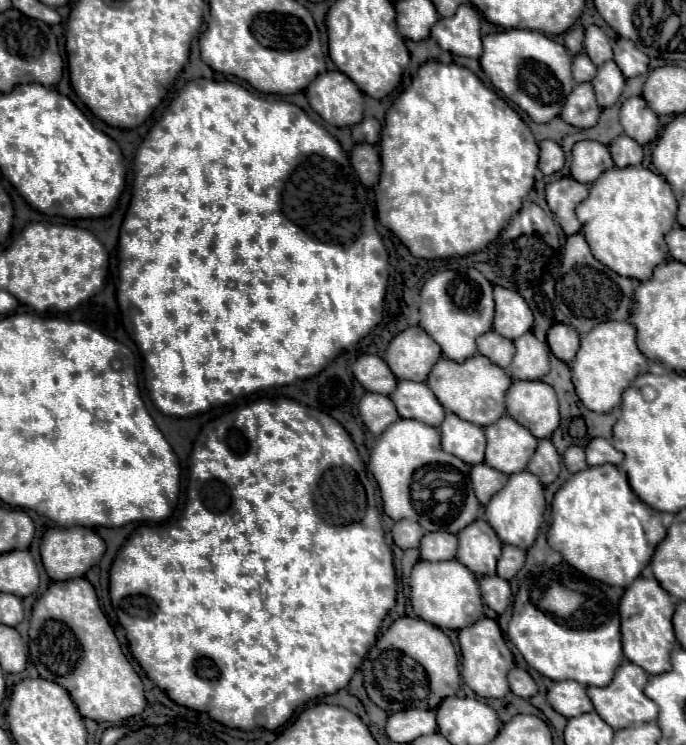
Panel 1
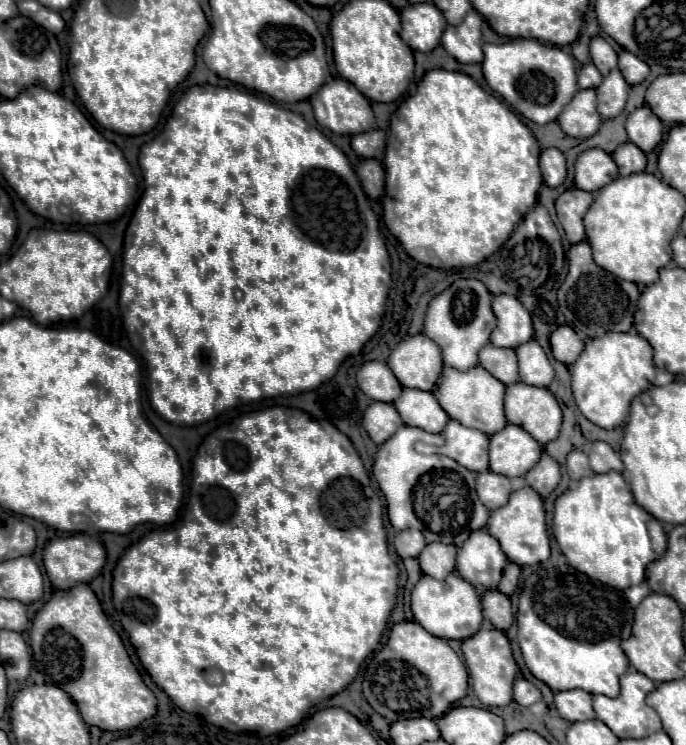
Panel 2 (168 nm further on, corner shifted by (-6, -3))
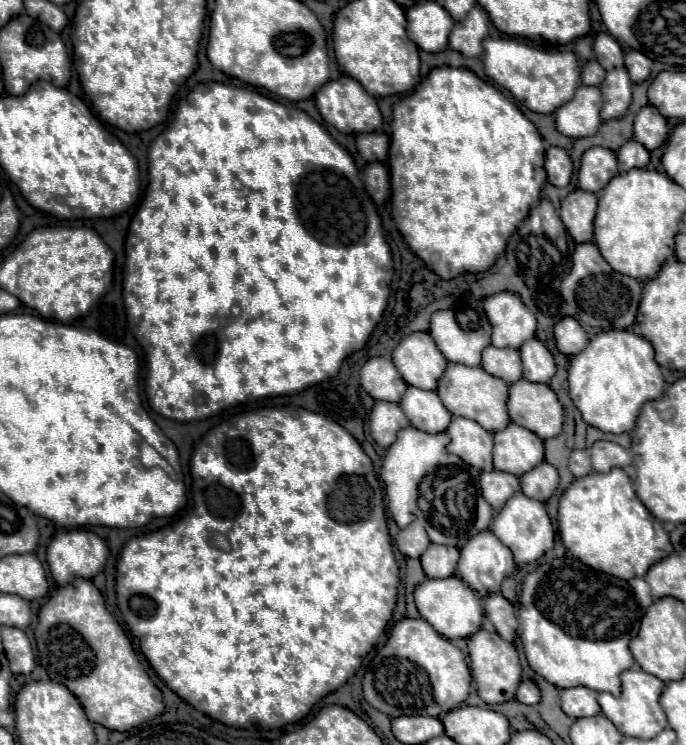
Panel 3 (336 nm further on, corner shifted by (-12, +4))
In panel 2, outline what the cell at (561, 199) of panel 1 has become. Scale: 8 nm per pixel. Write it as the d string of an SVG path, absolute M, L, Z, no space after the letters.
M570 188L566 190L558 200L556 200L556 214L558 214L558 222L562 224L566 238L572 244L578 244L582 240L586 240L584 234L584 224L582 218L586 214L586 210L592 204L592 194L590 192L582 192L578 188Z

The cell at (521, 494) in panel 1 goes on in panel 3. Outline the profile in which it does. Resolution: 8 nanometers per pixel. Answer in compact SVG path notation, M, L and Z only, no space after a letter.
M516 493L508 499L508 505L504 505L504 509L494 515L490 531L496 533L496 537L504 545L508 545L508 549L512 549L518 565L538 561L546 551L554 547L554 529L546 513L546 505L542 501L532 501L530 497L524 497L524 493Z

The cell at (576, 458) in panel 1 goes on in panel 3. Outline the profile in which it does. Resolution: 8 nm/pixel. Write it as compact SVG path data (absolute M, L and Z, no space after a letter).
M574 449L570 455L570 471L574 477L584 477L592 473L592 459L588 449Z

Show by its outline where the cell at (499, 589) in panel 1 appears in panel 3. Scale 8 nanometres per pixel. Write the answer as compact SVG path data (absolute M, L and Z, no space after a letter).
M490 593L488 597L484 597L484 611L492 625L496 627L498 635L506 641L514 641L518 619L512 603L500 593Z

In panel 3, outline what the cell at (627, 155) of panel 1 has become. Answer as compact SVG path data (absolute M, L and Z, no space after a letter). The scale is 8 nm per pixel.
M634 139L626 141L616 151L616 155L618 155L618 167L620 167L620 171L630 171L634 167L646 167L648 161L650 161L648 149L644 149L644 145L640 145Z

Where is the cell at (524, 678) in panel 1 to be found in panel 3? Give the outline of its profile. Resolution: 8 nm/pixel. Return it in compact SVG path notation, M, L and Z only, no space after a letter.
M524 679L518 687L518 693L516 693L516 699L520 703L526 703L526 705L536 705L540 701L540 689L536 687L534 681L530 679Z

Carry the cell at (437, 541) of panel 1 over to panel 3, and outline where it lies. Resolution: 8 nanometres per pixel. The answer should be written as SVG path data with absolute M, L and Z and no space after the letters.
M430 543L430 547L420 557L424 573L428 577L434 577L434 579L442 579L442 577L454 575L458 559L460 559L460 551L456 547L436 545L436 543Z

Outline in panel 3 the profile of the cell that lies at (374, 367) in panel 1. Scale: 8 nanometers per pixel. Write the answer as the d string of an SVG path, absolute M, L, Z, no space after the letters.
M372 357L360 369L360 385L376 401L398 403L408 389L394 363L386 357Z

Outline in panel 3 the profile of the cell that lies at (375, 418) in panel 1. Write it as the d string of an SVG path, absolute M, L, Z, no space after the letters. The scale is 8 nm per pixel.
M376 401L370 413L370 435L380 447L390 447L396 441L396 433L408 425L410 423L398 403Z

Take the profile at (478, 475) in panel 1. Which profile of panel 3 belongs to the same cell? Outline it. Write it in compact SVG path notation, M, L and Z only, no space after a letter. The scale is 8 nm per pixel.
M498 469L482 471L480 485L482 485L484 499L492 505L494 511L500 511L504 507L504 503L516 491L520 491L520 479L512 473L504 473L504 471L498 471Z

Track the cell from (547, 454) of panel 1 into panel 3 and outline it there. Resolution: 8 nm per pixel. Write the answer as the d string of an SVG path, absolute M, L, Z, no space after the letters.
M542 461L540 465L536 465L536 469L524 473L520 477L520 483L524 495L538 501L548 501L548 497L558 487L558 469L548 461Z

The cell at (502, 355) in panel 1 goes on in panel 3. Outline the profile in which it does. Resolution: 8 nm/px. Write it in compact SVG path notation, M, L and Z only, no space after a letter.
M488 345L482 353L482 367L506 383L516 383L522 379L520 369L520 353L516 349L498 349L494 345Z

